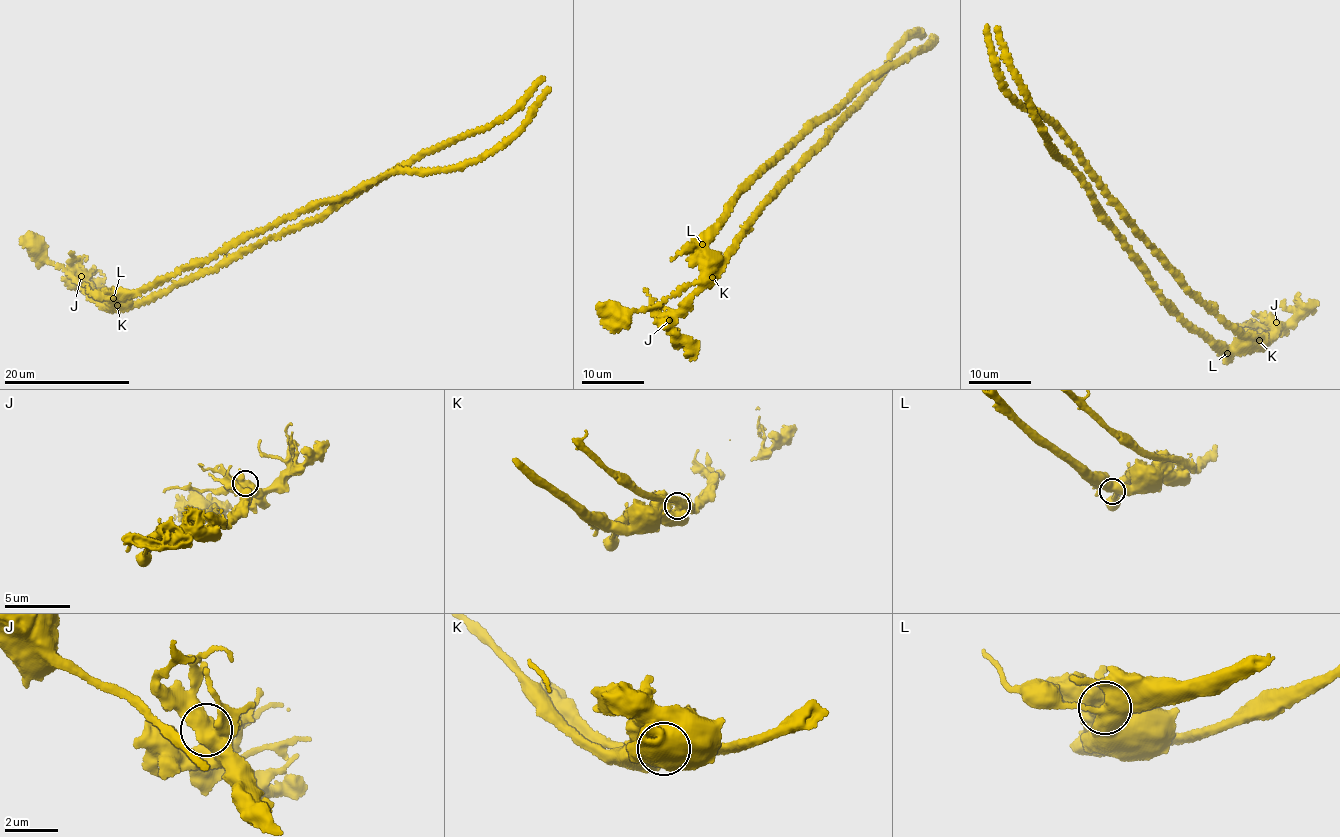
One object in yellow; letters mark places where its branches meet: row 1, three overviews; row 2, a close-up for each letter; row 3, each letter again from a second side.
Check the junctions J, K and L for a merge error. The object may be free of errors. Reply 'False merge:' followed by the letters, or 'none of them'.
False merge: K

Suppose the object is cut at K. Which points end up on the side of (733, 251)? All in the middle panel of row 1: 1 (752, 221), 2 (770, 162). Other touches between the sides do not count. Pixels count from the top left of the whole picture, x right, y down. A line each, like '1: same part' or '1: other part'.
1: same part
2: other part

